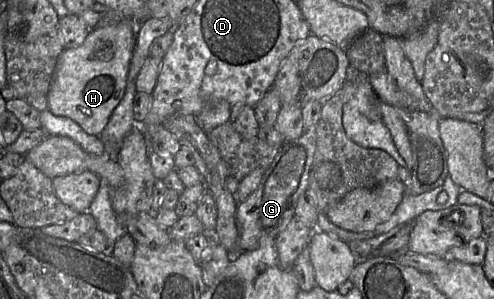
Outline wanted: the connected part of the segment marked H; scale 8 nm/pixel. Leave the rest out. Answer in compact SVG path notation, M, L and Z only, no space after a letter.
M128 18L90 29L80 46L65 49L58 58L48 92L50 112L68 117L86 133L99 136L123 99L136 35L137 24Z

